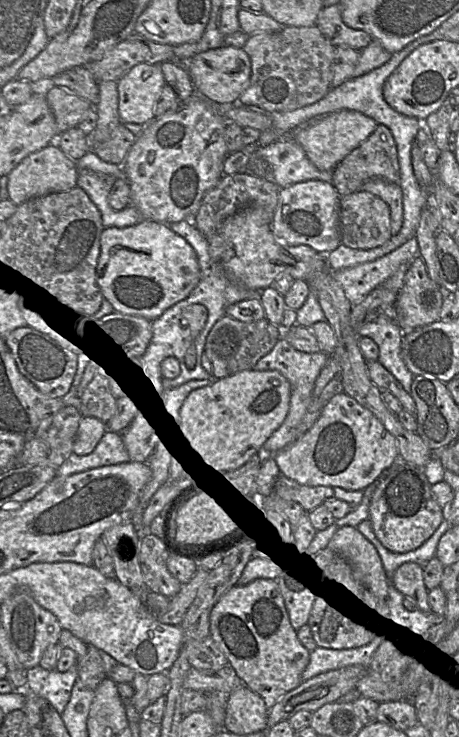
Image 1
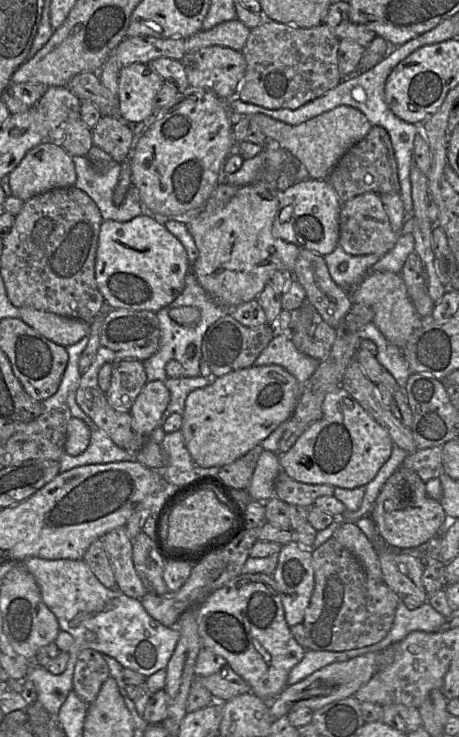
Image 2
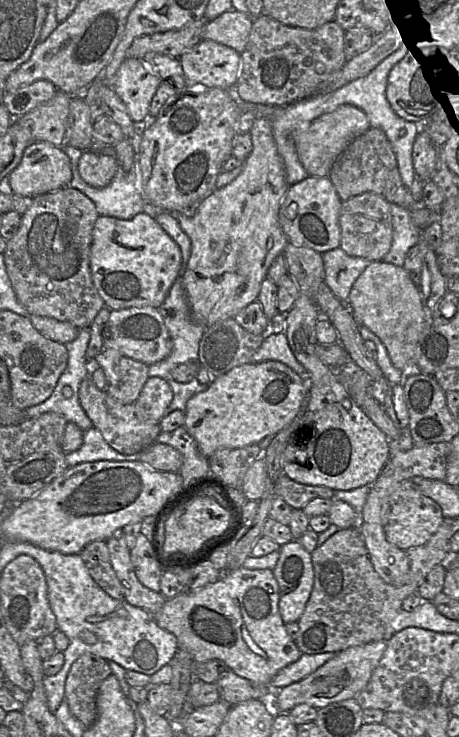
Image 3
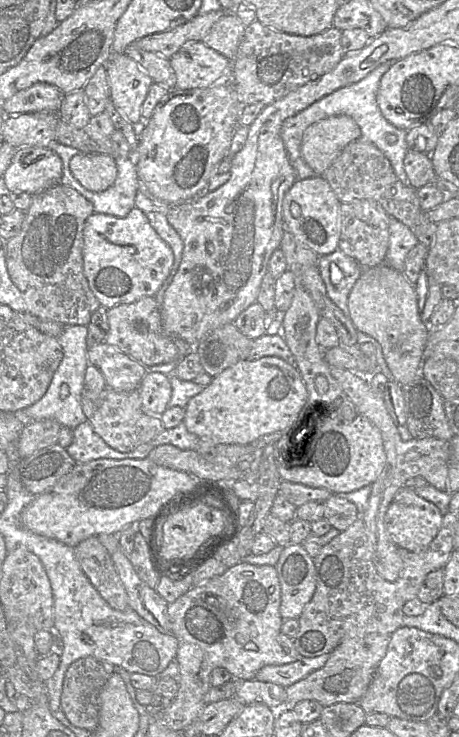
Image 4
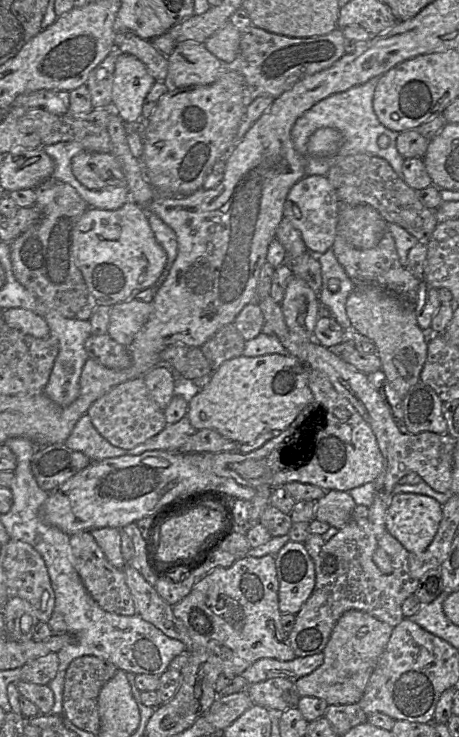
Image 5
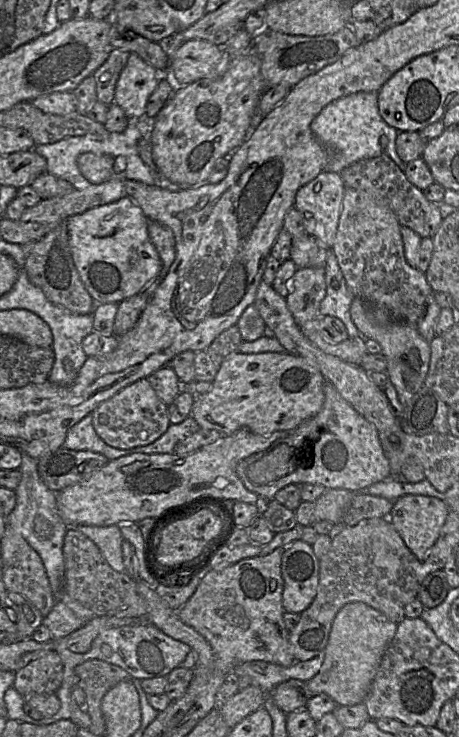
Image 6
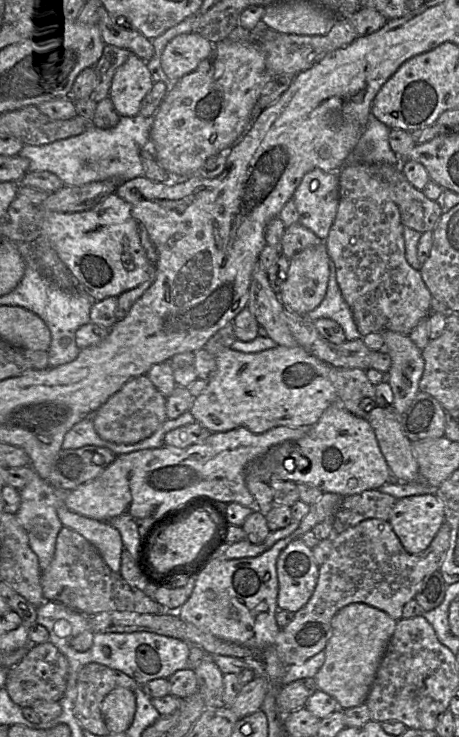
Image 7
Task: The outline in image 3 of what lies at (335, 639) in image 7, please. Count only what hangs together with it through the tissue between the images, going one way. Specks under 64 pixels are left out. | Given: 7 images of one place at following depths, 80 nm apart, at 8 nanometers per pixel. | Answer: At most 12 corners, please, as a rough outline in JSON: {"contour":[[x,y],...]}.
{"contour":[[381,640],[338,652],[278,690],[273,709],[320,709],[355,698],[386,647]]}

